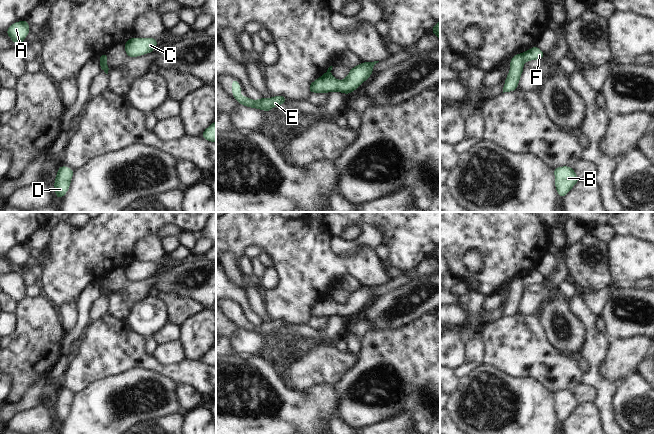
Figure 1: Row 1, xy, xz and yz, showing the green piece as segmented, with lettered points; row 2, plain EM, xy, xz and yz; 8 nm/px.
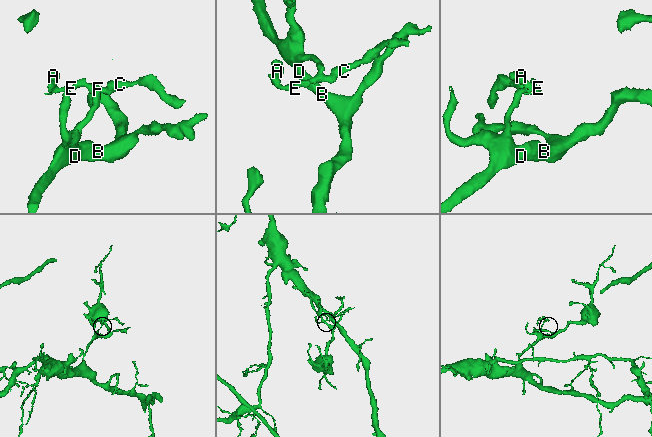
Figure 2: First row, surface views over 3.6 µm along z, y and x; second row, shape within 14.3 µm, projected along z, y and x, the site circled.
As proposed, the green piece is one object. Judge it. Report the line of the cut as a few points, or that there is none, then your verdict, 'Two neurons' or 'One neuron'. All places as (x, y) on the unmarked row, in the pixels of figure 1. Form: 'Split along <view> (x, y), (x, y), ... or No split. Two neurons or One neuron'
Split along yz (521, 277), (523, 285). Two neurons.

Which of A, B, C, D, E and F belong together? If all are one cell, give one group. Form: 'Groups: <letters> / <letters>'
Groups: A C E F / B D.

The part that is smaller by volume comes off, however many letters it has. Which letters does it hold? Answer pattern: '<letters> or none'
A, C, E, F.

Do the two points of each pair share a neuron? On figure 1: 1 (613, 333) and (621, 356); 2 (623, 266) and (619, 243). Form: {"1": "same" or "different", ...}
{"1": "different", "2": "same"}

